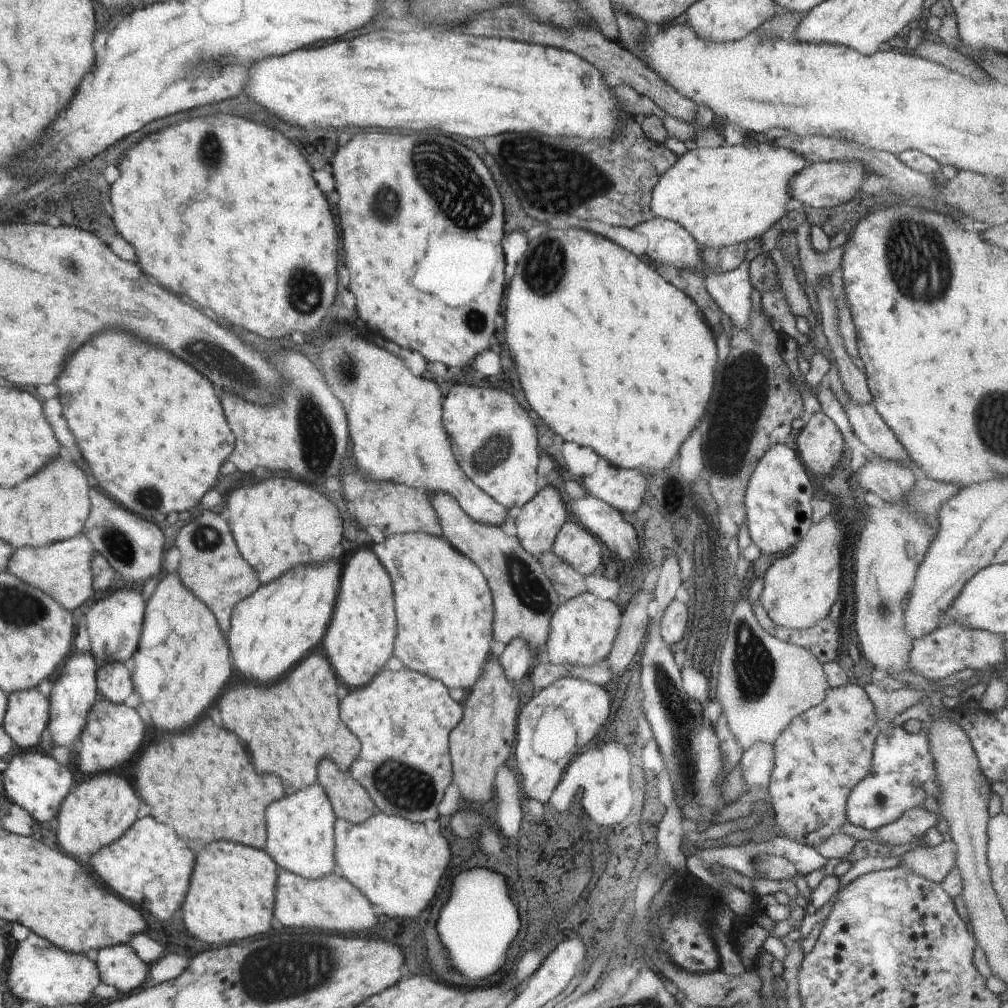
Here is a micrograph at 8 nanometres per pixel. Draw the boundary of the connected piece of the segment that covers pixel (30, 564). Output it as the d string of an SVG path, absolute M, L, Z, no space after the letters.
M81 533L72 539L58 540L45 547L22 547L13 550L6 572L34 585L37 589L42 589L42 592L50 595L66 610L77 612L78 606L84 604L92 594L92 562L96 556L96 546L89 537Z

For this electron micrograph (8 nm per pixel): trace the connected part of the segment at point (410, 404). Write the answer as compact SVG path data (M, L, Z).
M348 326L328 336L318 360L325 383L346 410L352 456L363 475L375 482L422 486L429 494L451 494L472 520L481 523L506 521L507 508L481 491L457 463L443 425L443 396L436 382L410 374L400 358L360 338Z

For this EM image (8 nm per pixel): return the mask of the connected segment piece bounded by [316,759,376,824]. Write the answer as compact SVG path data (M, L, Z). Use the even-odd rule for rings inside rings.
M322 759L317 768L316 782L329 796L337 819L360 824L376 812L366 789L352 778L349 771L342 772L332 759Z

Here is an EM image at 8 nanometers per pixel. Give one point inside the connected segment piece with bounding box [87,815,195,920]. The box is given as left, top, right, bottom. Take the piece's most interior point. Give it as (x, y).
(151, 867)

